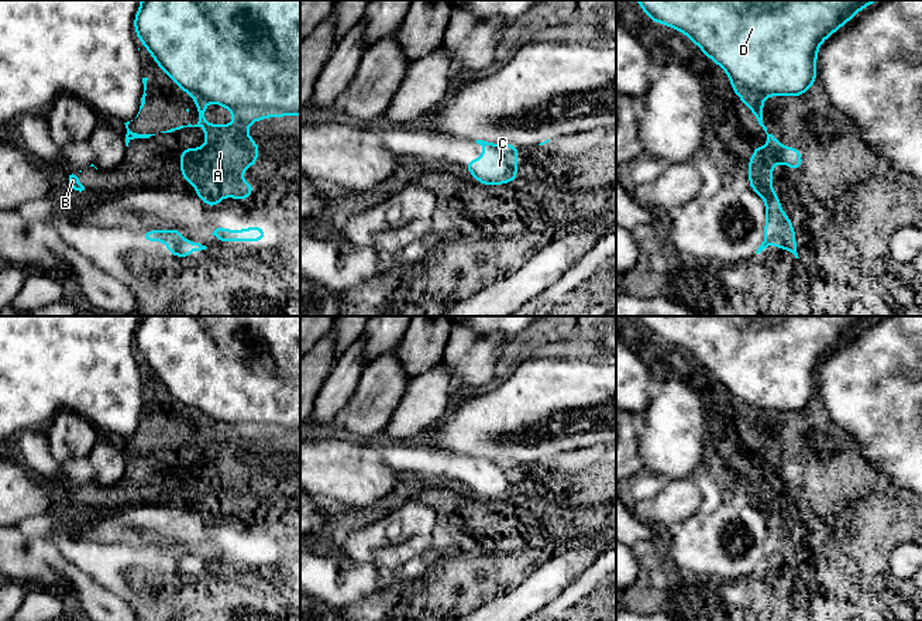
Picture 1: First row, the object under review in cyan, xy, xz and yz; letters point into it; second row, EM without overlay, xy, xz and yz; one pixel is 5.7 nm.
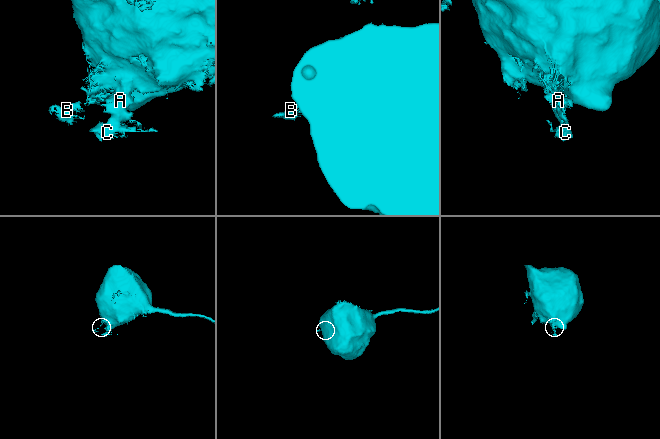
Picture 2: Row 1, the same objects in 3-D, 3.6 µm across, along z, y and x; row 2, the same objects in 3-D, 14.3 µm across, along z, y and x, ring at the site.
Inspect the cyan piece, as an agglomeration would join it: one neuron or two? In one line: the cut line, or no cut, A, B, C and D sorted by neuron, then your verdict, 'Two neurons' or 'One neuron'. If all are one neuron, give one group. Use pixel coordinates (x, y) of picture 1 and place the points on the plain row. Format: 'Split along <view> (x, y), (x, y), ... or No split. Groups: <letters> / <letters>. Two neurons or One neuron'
No split. Groups: A B C D. One neuron

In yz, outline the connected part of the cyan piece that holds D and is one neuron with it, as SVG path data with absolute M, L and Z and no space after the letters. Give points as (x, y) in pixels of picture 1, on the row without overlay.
M636 316L639 322L644 326L644 329L650 333L653 340L656 339L663 339L664 342L668 342L682 350L687 350L694 360L696 360L705 371L709 373L711 377L716 378L729 392L730 395L730 402L734 406L734 409L742 415L742 418L751 426L751 429L756 432L758 440L763 443L763 446L767 450L767 463L753 463L753 474L747 478L749 483L749 498L750 498L750 505L757 508L766 518L766 529L767 529L767 536L764 541L764 557L761 562L757 565L756 570L761 569L764 565L767 565L770 560L775 560L781 566L788 566L798 573L797 569L797 557L795 557L795 545L791 541L789 533L781 526L781 518L771 504L771 494L773 494L773 487L771 484L774 483L775 478L781 478L792 486L802 486L802 473L801 467L797 463L788 463L784 464L781 462L781 457L774 453L773 450L767 449L767 443L763 440L763 425L764 419L763 415L767 412L801 412L804 411L815 398L816 398L816 373L820 360L830 353L835 347L837 347L840 343L843 343L847 337L850 337L861 325L878 318L878 316Z

